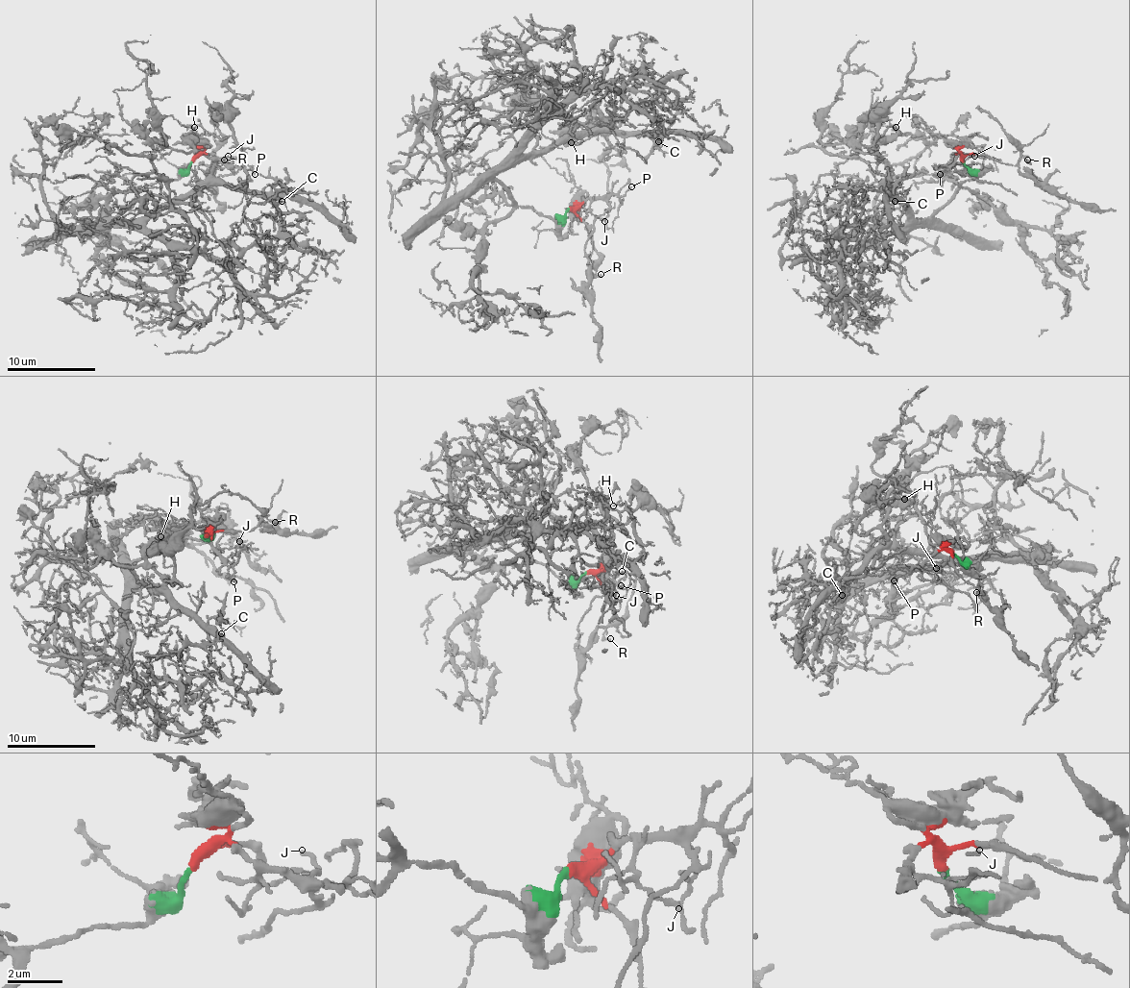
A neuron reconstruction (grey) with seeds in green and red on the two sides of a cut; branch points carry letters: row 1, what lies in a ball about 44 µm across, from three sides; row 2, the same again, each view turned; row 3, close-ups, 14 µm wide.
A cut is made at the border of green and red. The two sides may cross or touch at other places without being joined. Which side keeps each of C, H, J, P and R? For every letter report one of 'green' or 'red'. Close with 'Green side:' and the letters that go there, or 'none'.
C: green
H: green
J: red
P: red
R: red
Green side: C, H

